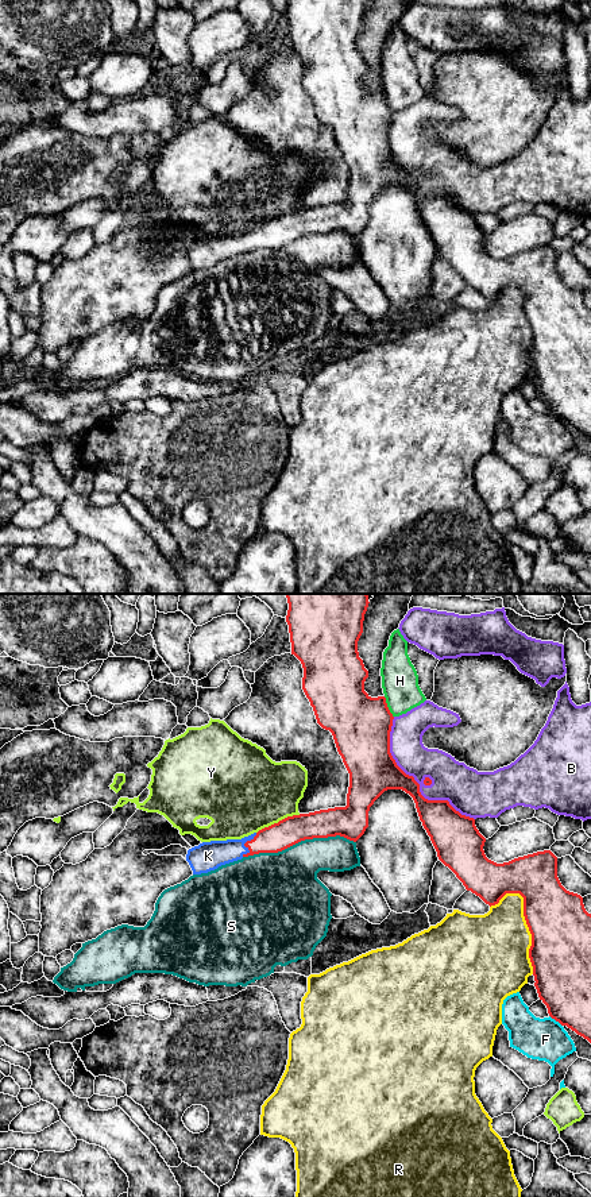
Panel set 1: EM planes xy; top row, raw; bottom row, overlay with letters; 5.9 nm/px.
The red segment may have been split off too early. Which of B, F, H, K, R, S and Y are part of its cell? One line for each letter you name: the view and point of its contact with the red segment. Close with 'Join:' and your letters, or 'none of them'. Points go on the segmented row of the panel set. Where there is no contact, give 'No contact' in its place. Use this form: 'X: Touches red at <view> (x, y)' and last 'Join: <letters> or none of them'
K: Touches red at xy (244, 845)
Join: K

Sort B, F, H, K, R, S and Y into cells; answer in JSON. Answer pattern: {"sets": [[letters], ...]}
{"sets": [["B"], ["F"], ["H"], ["K"], ["R"], ["S", "Y"]]}

